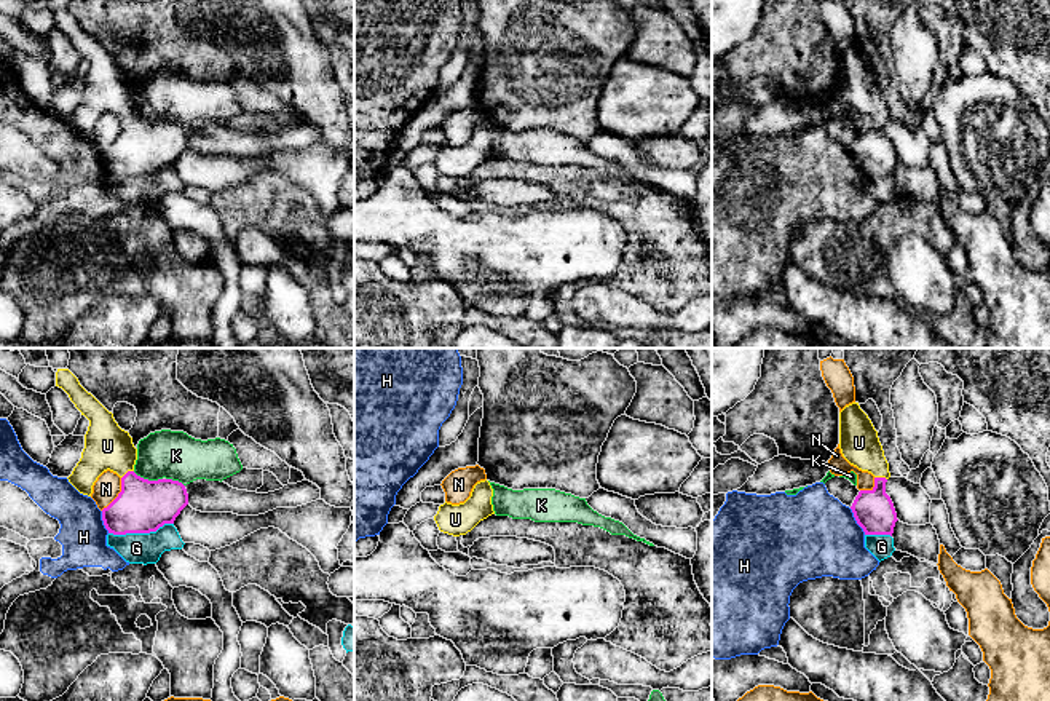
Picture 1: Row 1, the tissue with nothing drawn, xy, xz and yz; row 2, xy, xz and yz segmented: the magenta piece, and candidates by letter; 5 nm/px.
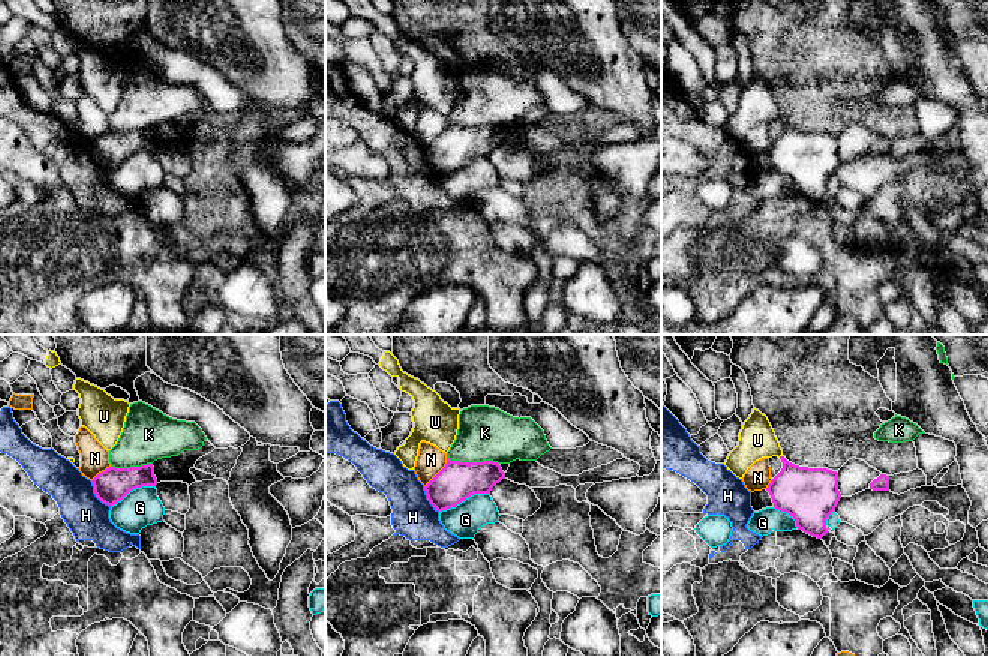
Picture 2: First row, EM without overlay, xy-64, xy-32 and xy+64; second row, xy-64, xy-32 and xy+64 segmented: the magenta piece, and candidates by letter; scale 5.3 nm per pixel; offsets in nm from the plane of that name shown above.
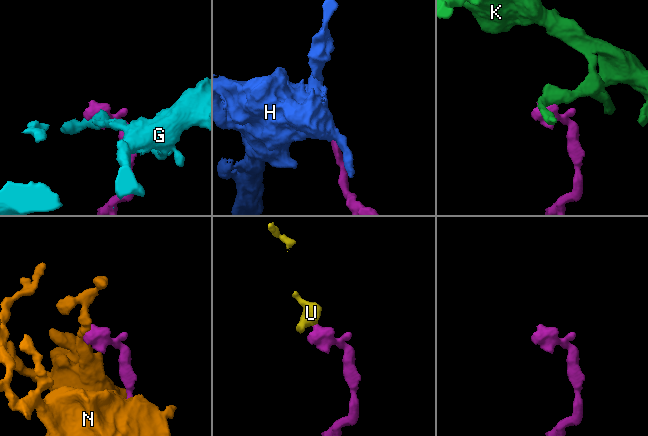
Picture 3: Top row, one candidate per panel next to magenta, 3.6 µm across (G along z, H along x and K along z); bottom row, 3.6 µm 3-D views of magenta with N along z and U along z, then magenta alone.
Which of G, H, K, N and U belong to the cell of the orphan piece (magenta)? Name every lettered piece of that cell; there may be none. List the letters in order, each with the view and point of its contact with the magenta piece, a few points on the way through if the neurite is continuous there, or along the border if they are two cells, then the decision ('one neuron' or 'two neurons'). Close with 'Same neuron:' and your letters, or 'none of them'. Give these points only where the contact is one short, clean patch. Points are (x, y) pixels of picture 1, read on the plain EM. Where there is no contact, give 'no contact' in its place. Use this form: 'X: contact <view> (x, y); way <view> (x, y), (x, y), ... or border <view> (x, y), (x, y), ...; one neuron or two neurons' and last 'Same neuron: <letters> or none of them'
G: contact xy (141, 174); two neurons
H: contact yz (856, 162); border yz (849, 150), (865, 176); two neurons
K: contact xy (147, 122); border xy (133, 114), (149, 122), (161, 122); two neurons
N: contact xy (118, 138); border xy (122, 120), (122, 133), (101, 152); two neurons
U: contact xy (126, 115); way xy (142, 149), (126, 115), (122, 102), (107, 88); one neuron
Same neuron: U

